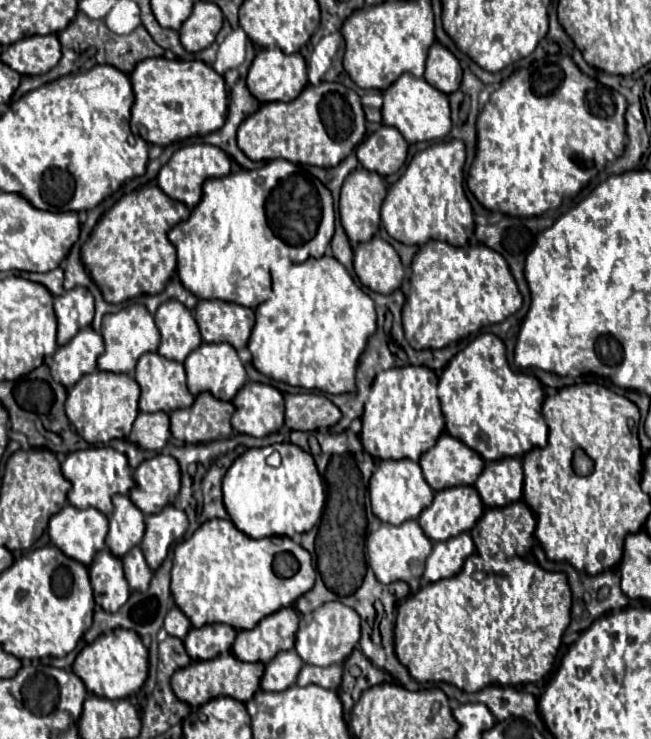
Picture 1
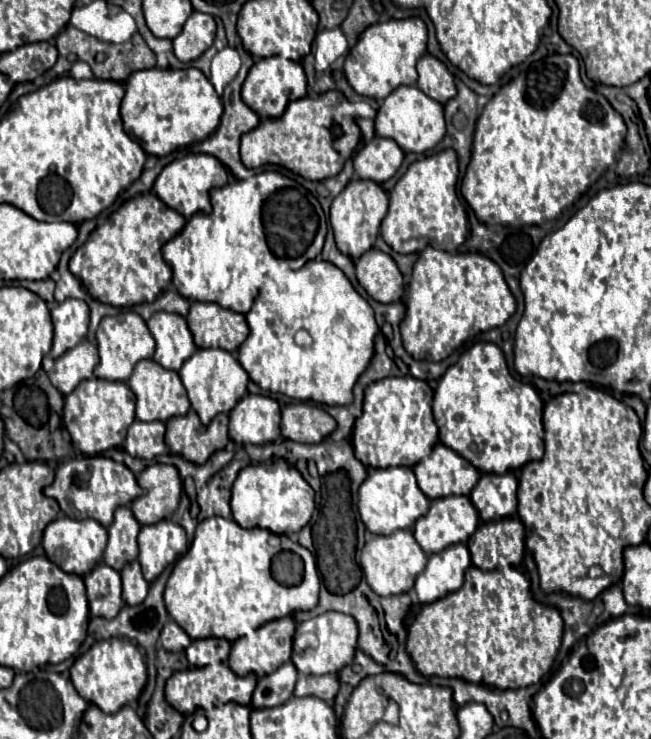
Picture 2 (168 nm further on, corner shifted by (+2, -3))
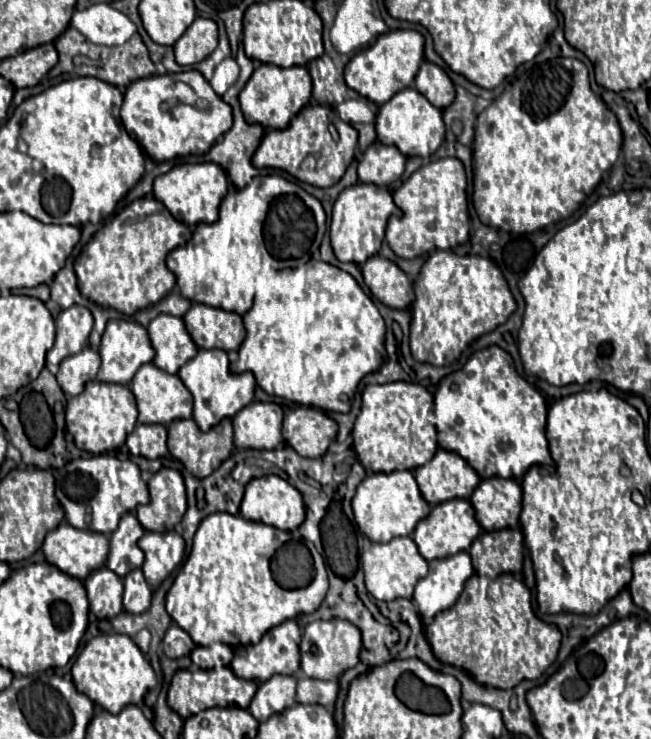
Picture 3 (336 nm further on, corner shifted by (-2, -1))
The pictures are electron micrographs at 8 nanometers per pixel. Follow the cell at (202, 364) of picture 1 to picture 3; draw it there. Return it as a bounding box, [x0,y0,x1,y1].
[177,349,253,431]

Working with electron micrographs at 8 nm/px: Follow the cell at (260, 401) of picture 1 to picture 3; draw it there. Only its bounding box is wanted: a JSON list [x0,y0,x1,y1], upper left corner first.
[233,401,284,449]

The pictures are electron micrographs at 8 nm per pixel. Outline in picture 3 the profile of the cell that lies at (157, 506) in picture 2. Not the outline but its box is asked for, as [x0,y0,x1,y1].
[135,469,187,533]

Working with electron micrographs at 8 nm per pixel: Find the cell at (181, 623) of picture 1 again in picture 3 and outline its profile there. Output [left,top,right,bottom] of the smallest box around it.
[163,623,195,659]

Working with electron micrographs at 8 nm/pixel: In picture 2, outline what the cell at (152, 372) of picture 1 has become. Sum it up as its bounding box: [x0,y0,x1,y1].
[129,359,189,421]

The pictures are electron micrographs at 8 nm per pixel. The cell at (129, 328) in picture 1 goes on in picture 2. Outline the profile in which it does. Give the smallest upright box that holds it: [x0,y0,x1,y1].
[95,311,155,381]

